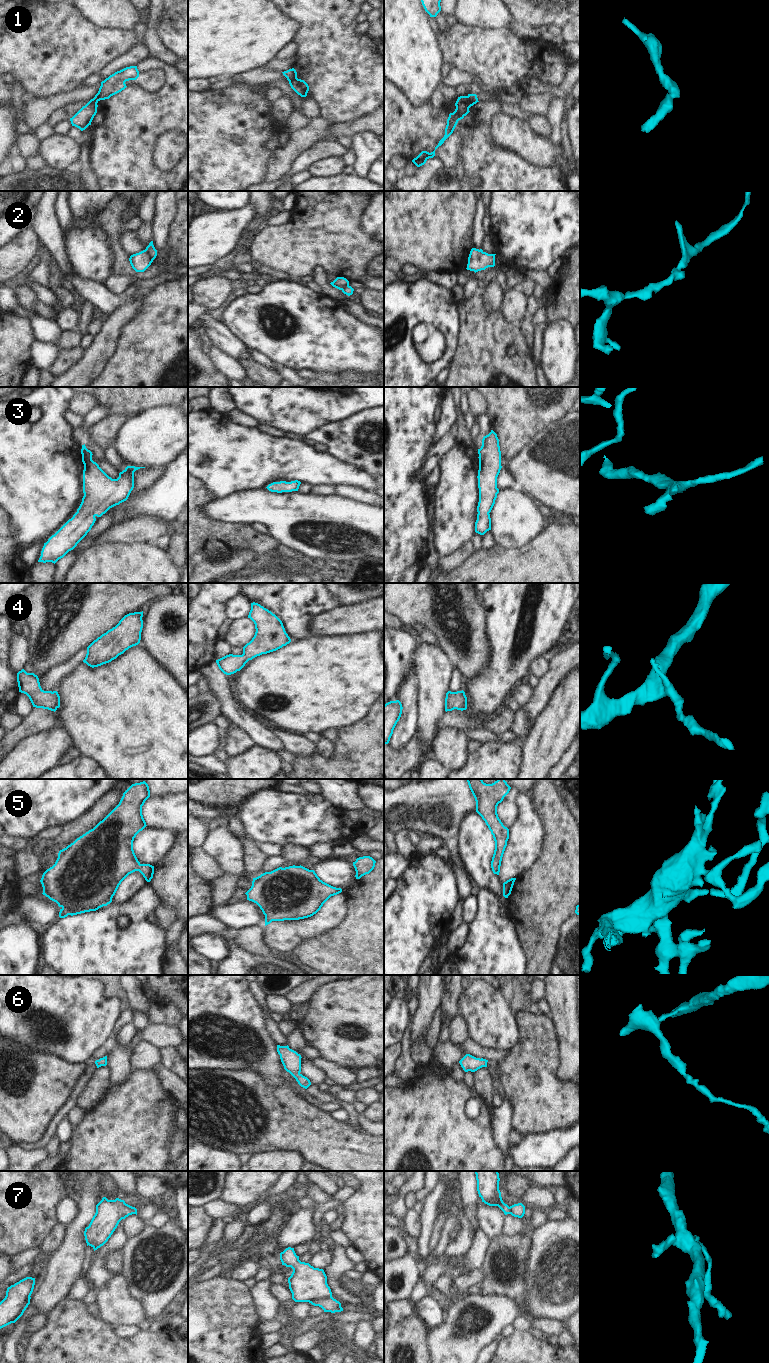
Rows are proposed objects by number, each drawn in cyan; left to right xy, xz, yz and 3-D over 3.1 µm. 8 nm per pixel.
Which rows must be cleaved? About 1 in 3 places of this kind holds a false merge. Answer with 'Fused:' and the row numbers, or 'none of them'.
Fused: 1, 2, 7

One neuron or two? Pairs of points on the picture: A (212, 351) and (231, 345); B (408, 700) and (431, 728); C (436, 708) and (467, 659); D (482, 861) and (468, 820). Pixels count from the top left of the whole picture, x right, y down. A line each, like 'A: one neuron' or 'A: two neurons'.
A: two neurons
B: two neurons
C: two neurons
D: one neuron

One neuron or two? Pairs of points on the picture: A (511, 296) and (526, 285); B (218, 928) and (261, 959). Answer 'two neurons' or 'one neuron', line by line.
A: two neurons
B: one neuron

